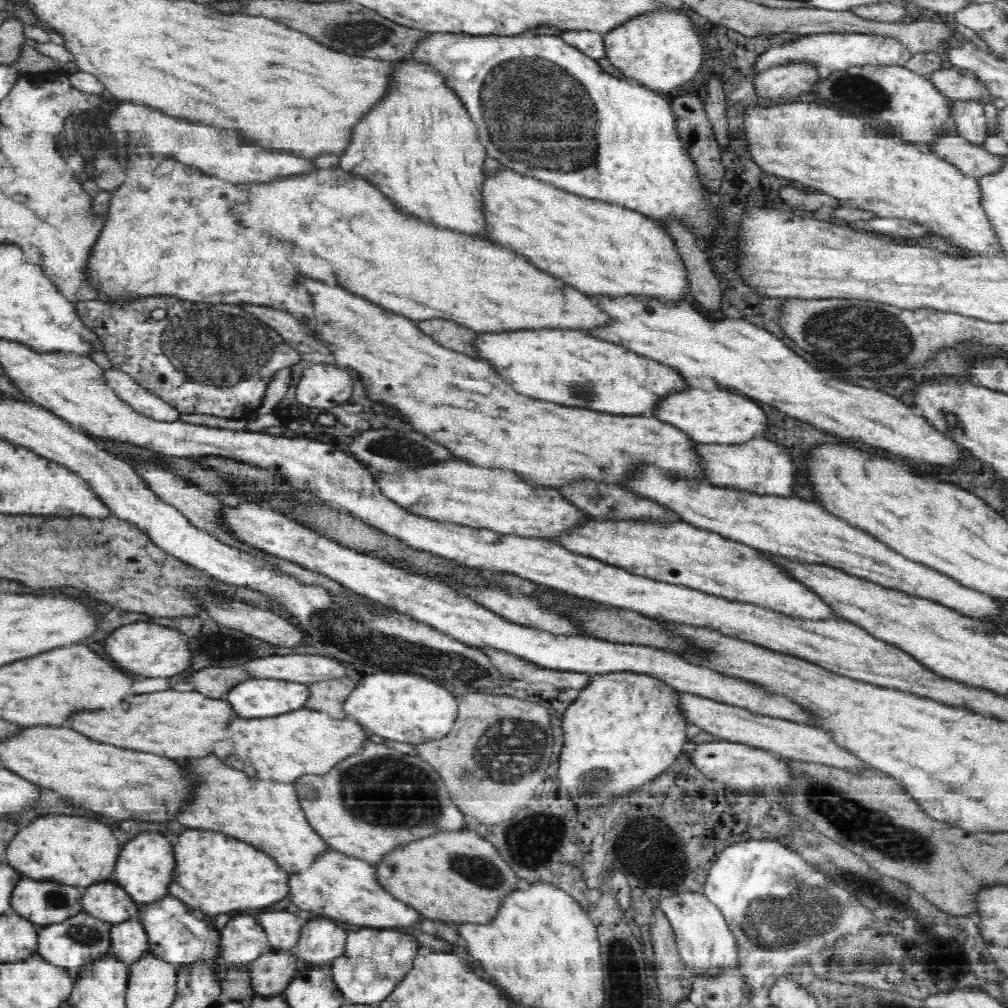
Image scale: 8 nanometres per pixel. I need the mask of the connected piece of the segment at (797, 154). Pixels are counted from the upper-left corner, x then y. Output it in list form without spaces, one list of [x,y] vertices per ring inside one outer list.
[[[788,102],[788,104],[774,104],[774,106],[758,106],[758,104],[746,104],[742,108],[742,140],[744,140],[744,146],[746,146],[746,152],[750,157],[750,161],[762,170],[764,174],[772,174],[772,176],[778,176],[778,178],[788,178],[788,180],[794,180],[794,182],[802,182],[804,186],[810,186],[810,188],[816,188],[816,195],[830,196],[841,200],[848,207],[854,207],[872,213],[878,214],[880,217],[894,217],[894,218],[906,218],[908,220],[914,220],[921,222],[926,226],[929,226],[929,230],[935,234],[945,237],[951,241],[954,245],[957,245],[960,249],[963,249],[966,253],[971,254],[986,254],[986,248],[988,245],[994,246],[1000,250],[997,246],[996,237],[994,231],[990,227],[990,222],[986,219],[986,213],[980,205],[981,190],[979,187],[979,181],[974,178],[966,177],[966,175],[960,173],[960,171],[949,162],[940,158],[936,153],[924,150],[916,144],[906,144],[902,142],[900,137],[888,138],[888,136],[876,136],[876,134],[870,134],[864,130],[862,126],[862,118],[855,117],[851,114],[842,114],[836,108],[830,108],[824,104],[816,104],[816,102]]]

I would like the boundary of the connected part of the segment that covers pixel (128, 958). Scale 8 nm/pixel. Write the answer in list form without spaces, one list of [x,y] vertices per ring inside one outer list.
[[[138,912],[126,921],[111,924],[109,933],[110,954],[128,964],[149,952],[148,935],[140,925]]]

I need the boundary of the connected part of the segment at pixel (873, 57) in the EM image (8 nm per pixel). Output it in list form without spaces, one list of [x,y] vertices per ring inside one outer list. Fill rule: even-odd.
[[[820,33],[807,35],[795,42],[785,42],[785,45],[772,47],[768,49],[756,63],[757,70],[764,70],[774,64],[782,64],[786,60],[813,60],[819,68],[819,76],[828,78],[832,74],[848,70],[852,67],[863,66],[901,66],[905,67],[910,62],[912,53],[898,43],[898,41],[881,37],[878,35],[867,34],[838,34],[838,33]]]

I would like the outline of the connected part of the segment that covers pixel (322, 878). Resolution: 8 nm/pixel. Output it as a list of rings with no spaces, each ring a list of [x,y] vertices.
[[[337,851],[318,858],[309,869],[290,878],[288,902],[296,902],[302,910],[316,912],[326,918],[364,924],[356,926],[361,928],[410,928],[424,922],[421,912],[398,900],[381,885],[376,866]]]

